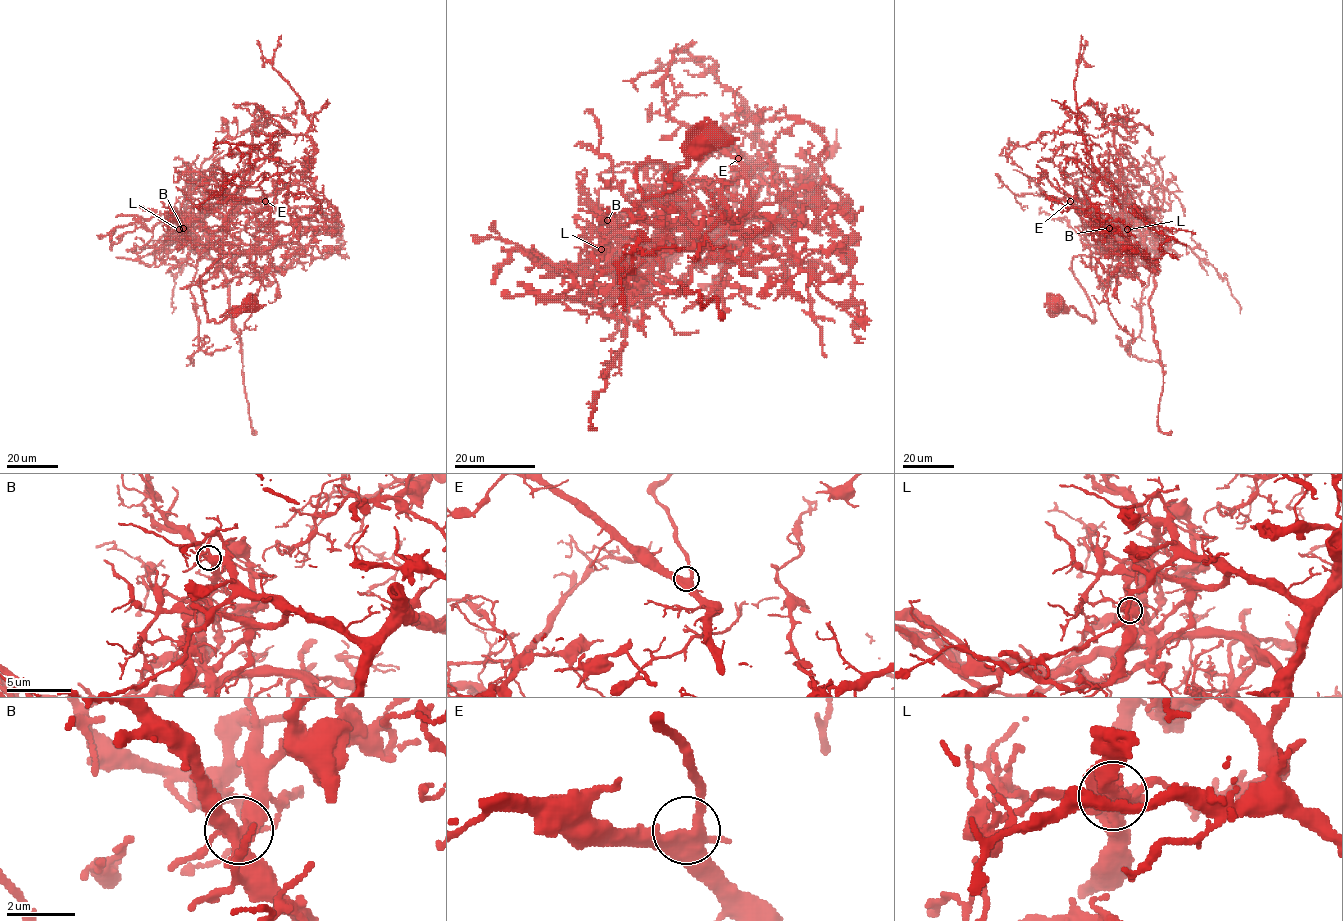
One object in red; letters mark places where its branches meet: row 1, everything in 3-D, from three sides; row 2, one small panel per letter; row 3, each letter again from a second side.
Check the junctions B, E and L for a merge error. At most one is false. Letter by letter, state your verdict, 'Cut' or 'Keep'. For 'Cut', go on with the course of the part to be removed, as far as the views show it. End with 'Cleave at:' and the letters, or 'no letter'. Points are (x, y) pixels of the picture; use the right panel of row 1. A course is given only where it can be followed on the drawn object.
B: Keep
E: Keep
L: Cut. Course of the part to remove: (1127, 229), (1117, 224), (1119, 219), (1135, 223), (1153, 267), (1149, 308), (1163, 373), (1158, 427), (1172, 431)
Cleave at: L

